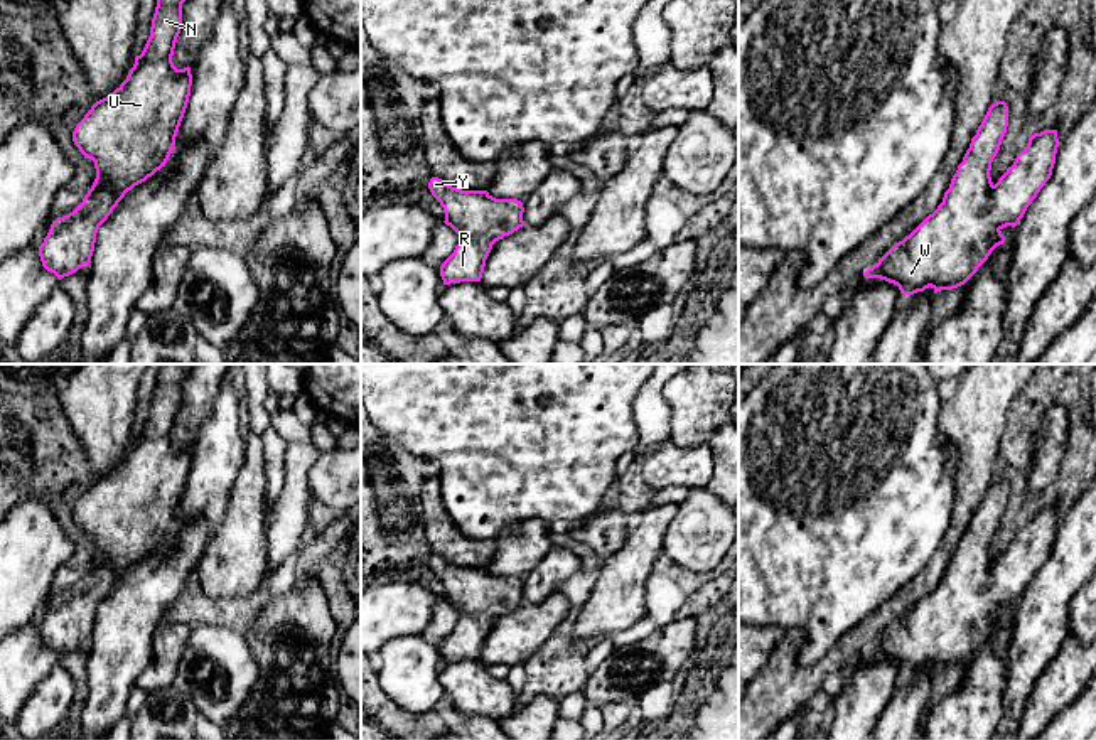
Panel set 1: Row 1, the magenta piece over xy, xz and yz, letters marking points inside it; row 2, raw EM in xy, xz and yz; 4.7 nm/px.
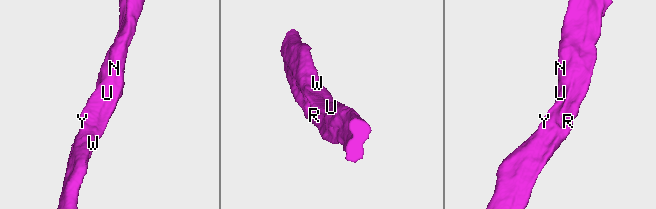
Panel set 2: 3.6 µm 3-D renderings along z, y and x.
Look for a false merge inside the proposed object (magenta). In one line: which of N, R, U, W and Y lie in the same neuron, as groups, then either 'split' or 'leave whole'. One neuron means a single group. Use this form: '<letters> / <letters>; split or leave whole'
N R U W Y; leave whole

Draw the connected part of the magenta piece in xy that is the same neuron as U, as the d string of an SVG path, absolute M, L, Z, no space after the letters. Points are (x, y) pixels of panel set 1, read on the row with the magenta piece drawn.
M157 0L150 37L142 54L135 57L126 79L106 98L96 101L73 131L74 145L84 158L94 162L96 179L73 212L52 221L39 246L42 266L59 280L91 263L99 226L128 190L165 167L174 150L192 86L191 67L177 69L172 62L182 27L184 2Z

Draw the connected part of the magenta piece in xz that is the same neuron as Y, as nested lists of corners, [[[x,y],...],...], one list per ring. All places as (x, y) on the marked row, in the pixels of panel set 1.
[[[438,177],[430,179],[428,189],[443,207],[443,223],[460,238],[440,266],[443,285],[481,282],[492,244],[524,226],[523,202],[496,199],[487,190],[462,190]]]

